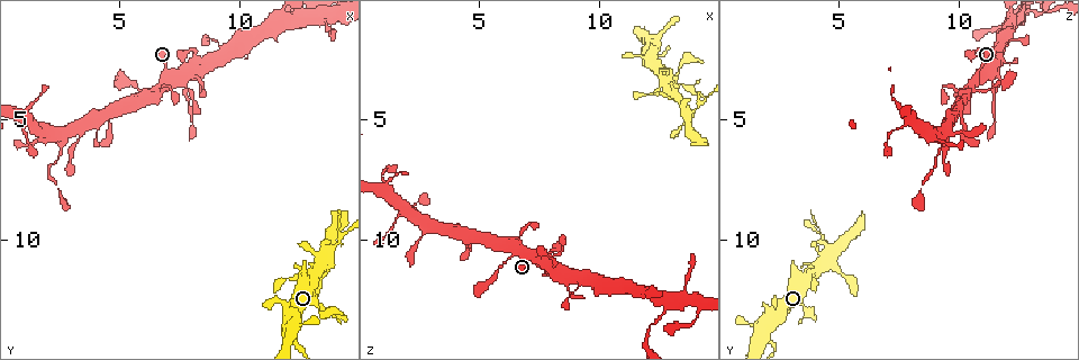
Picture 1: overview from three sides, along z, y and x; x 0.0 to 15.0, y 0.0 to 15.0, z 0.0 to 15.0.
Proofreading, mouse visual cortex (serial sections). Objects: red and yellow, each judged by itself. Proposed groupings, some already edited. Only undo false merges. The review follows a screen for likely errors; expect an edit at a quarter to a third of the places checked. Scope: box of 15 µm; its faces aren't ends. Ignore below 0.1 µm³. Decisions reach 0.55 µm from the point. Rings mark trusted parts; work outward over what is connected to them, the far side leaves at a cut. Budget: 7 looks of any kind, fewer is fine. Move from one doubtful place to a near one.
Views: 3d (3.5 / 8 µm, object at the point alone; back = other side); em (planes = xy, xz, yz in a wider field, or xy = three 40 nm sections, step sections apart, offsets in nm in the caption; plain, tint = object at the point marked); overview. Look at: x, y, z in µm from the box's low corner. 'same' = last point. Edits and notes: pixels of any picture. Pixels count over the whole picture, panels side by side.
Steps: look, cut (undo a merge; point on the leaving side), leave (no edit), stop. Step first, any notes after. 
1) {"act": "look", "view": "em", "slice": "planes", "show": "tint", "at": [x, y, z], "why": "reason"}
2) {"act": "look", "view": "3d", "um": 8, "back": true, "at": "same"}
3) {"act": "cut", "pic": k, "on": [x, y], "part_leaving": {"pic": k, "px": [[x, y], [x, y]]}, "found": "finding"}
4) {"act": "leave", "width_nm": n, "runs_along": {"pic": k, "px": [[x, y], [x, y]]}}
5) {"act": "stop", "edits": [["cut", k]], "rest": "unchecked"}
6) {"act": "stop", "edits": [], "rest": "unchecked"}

{"act": "look", "view": "3d", "um": 3.5, "at": [13.6, 10.9, 4.4], "why": "four or more arms meet"}

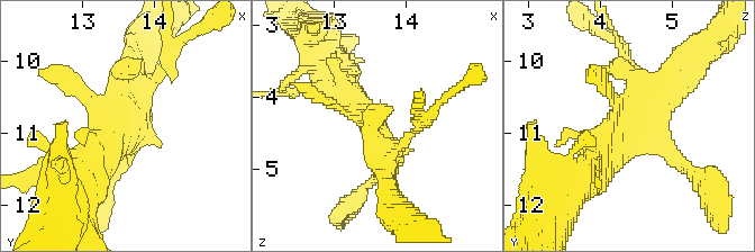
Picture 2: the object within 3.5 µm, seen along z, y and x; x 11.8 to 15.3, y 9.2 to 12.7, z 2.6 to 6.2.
{"act": "look", "view": "em", "slice": "planes", "show": "tint", "at": [13.55, 10.85, 4.45]}

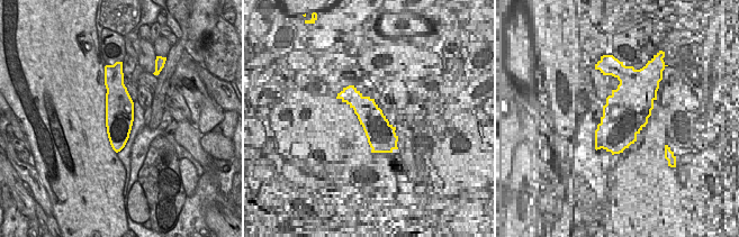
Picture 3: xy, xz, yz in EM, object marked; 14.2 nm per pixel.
{"act": "leave", "runs_along": {"pic": 2, "px": [[587, 172], [684, 72]]}, "found": "all the same cell"}

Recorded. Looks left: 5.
{"act": "look", "view": "3d", "um": 3.5, "at": [8.2, 2.8, 11.3], "why": "abrupt turn"}

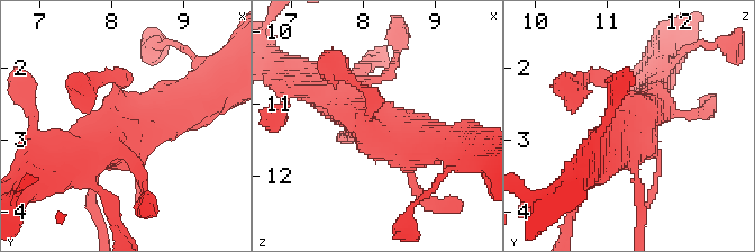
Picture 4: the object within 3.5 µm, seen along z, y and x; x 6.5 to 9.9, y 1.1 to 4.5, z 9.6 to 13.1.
{"act": "look", "view": "em", "slice": "planes", "show": "tint", "at": [8.25, 2.85, 11.35], "why": "need the tissue"}

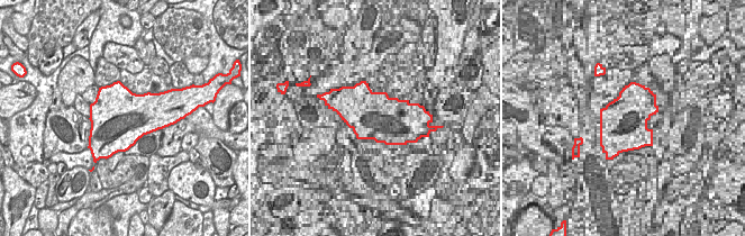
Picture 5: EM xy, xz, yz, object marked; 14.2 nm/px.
{"act": "leave", "runs_along": {"pic": 4, "px": [[72, 161], [193, 102]]}, "found": "one cell here"}

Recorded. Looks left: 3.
{"act": "look", "view": "3d", "um": 3.5, "at": [4.7, 4.6, 9.7], "why": "a fork"}

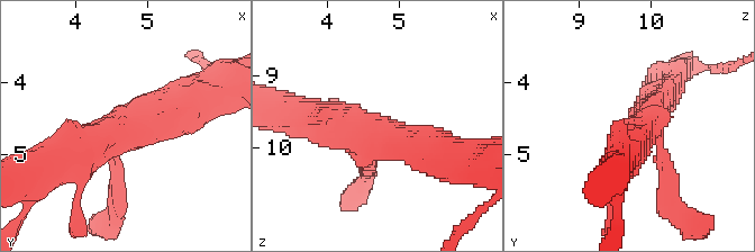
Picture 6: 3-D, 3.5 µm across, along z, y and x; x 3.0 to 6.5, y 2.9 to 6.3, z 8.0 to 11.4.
{"act": "look", "view": "em", "slice": "xy", "step": 3, "show": "tint", "at": [4.60, 4.70, 9.85], "why": "shape alone is not enough"}

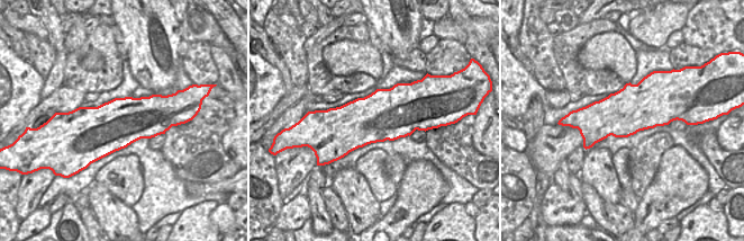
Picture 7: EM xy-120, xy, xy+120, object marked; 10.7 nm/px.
{"act": "look", "view": "em", "slice": "xy", "step": 2, "show": "tint", "at": "same", "why": "cut it another way"}

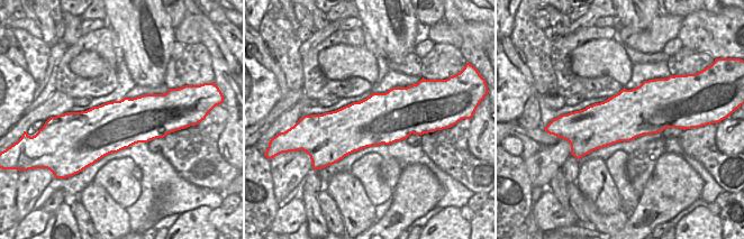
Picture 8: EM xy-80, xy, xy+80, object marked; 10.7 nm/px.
{"act": "leave", "runs_along": {"pic": 6, "px": [[187, 110], [52, 159]]}, "found": "all the same cell"}

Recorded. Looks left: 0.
{"act": "stop", "edits": [], "rest": "unchecked"}

